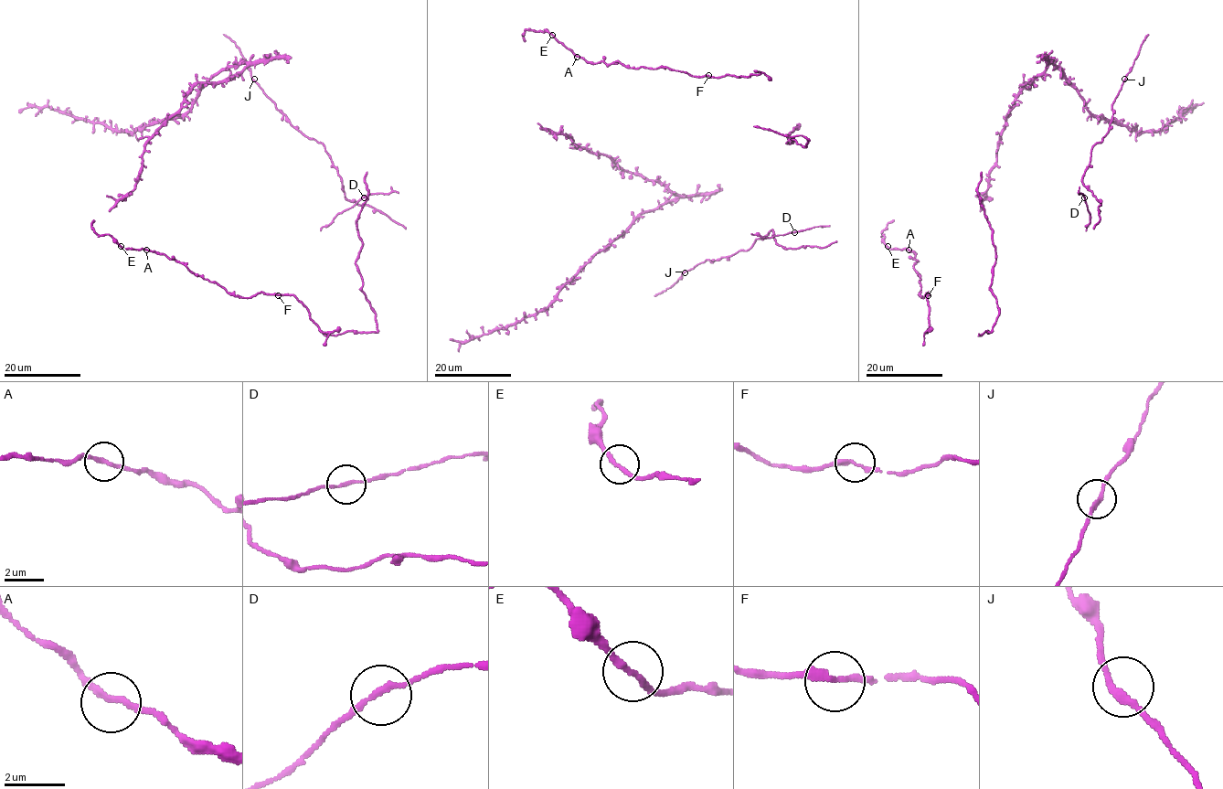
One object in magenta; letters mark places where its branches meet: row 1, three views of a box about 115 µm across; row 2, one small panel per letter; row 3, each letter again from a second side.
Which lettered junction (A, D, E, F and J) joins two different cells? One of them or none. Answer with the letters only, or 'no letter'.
E

